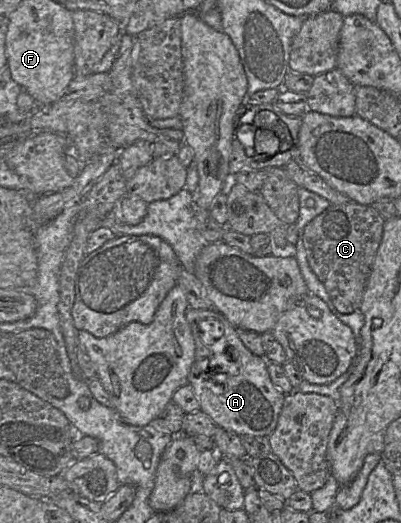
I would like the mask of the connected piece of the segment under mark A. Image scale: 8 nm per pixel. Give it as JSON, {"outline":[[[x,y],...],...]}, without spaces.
{"outline":[[[188,308],[185,313],[195,341],[195,360],[188,383],[200,402],[200,410],[218,426],[238,436],[268,437],[276,428],[285,394],[271,381],[265,357],[254,355],[237,334],[237,330],[215,309]]]}

